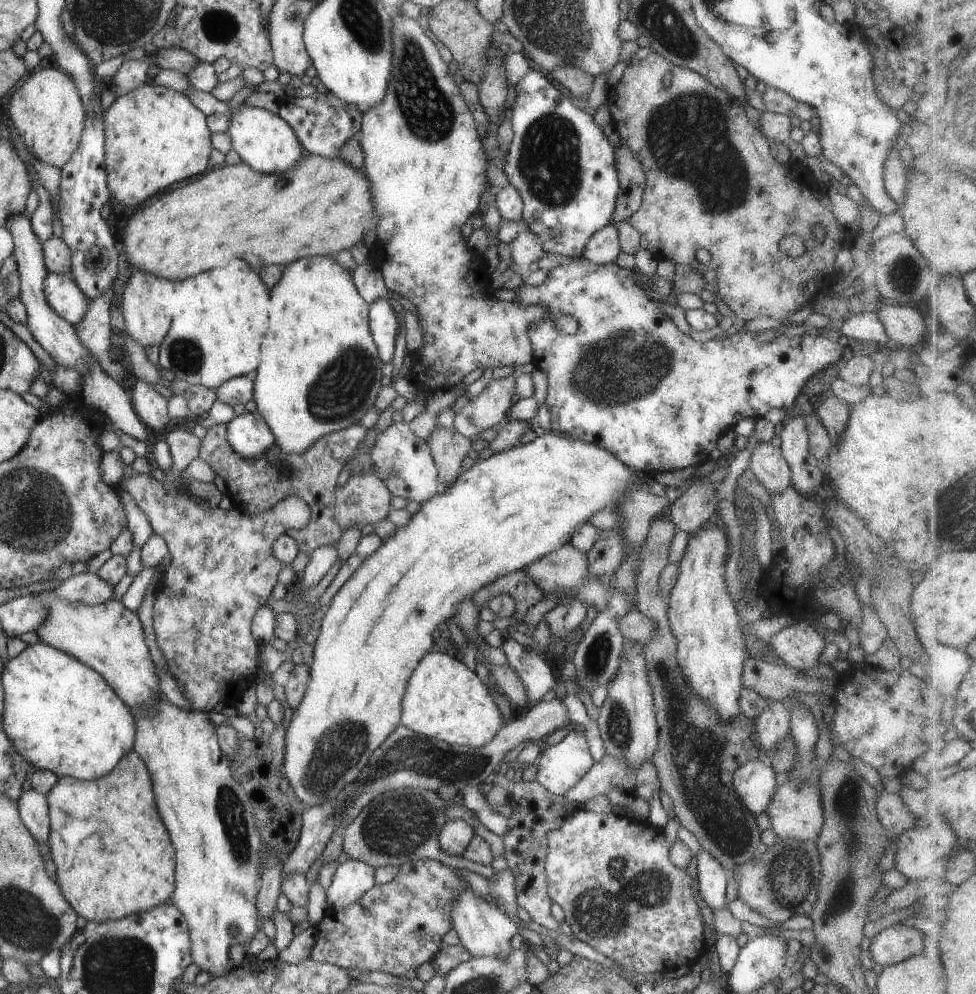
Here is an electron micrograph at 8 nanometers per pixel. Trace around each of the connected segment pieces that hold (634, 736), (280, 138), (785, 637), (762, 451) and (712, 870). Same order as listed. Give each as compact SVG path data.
M626 639L619 670L614 680L608 684L608 695L597 719L606 748L605 754L616 756L616 760L624 762L630 770L638 770L642 764L653 760L659 740L653 693L647 680L647 669L641 648L640 642Z
M245 102L239 108L231 110L228 133L233 149L250 168L264 174L279 174L295 168L307 155L295 131L281 116L248 106Z
M799 618L793 626L776 632L770 644L781 663L795 669L810 670L819 664L825 641L808 619Z
M770 441L760 442L750 460L751 471L768 493L782 492L791 485L791 470L780 447L776 448Z
M702 848L696 856L697 888L702 899L714 910L727 907L726 889L730 872Z

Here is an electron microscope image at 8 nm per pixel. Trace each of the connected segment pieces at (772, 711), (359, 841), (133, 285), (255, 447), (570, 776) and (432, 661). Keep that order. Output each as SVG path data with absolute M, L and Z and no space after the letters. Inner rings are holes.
M766 700L764 712L756 718L755 732L766 754L771 753L775 747L792 738L789 726L789 708L777 700Z
M412 787L386 791L375 796L360 810L352 820L352 824L344 829L343 850L349 858L362 860L374 869L384 865L402 866L408 860L430 859L440 861L454 869L460 868L484 876L487 880L499 874L490 864L470 862L464 856L450 856L440 846L438 835L440 828L448 822L445 815L449 806L463 804L463 794L448 802L441 799L432 790L415 789Z
M140 268L132 271L123 293L122 314L126 325L125 336L130 336L142 348L160 346L172 322L172 297L175 291L174 282L154 278Z
M247 411L228 423L227 440L231 450L244 459L256 459L275 444L275 437L257 411Z
M570 730L564 739L556 745L543 746L536 765L538 772L535 780L538 781L548 792L555 795L563 795L570 792L578 782L584 778L584 774L595 763L590 750L585 732Z
M432 650L420 660L420 664L416 666L416 670L408 680L401 702L400 725L413 730L418 735L452 745L480 748L488 744L488 740L492 740L498 734L498 730L505 725L502 712L496 706L489 688L481 682L476 672L468 669L460 658L455 658L454 653L446 650Z

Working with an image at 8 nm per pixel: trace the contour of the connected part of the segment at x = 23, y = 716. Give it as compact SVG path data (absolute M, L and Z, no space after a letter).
M42 641L27 645L18 656L8 661L3 672L3 687L6 693L4 728L12 744L34 770L47 770L59 777L96 780L108 774L120 762L120 756L132 750L136 736L134 712L120 700L99 672L57 648Z

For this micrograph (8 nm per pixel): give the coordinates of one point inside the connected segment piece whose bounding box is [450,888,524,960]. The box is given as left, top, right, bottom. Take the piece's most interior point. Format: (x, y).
(484, 930)

